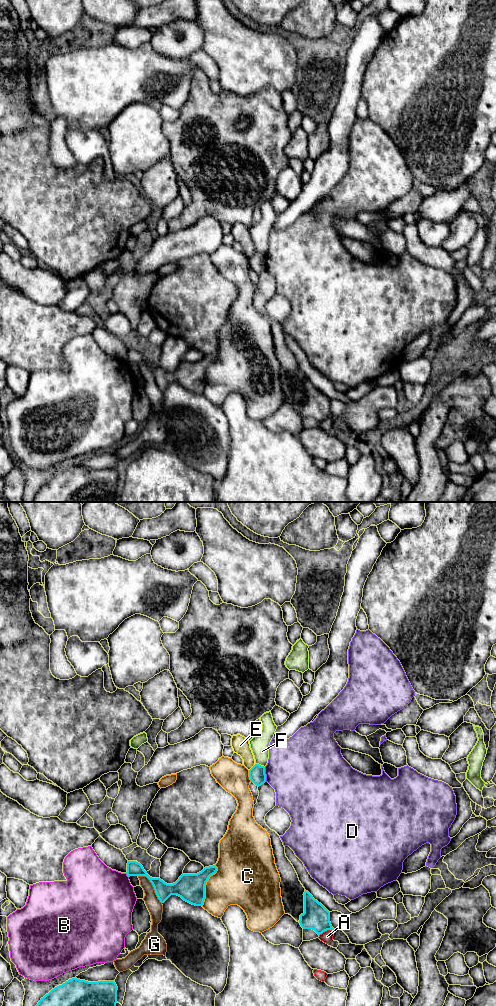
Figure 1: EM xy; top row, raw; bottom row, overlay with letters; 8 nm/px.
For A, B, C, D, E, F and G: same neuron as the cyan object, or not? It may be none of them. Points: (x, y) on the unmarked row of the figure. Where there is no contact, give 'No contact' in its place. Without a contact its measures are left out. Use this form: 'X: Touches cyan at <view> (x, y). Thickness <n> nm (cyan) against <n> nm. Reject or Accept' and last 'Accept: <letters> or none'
A: Touches cyan at xy (326, 418). Thickness 200 nm (cyan) against 90 nm. Reject
B: Touches cyan at xy (127, 363). Thickness 120 nm (cyan) against 460 nm. Reject
C: Touches cyan at xy (205, 372). Thickness 220 nm (cyan) against 360 nm. Reject
D: Touches cyan at xy (265, 262). Thickness 130 nm (cyan) against 460 nm. Reject
E: Touches cyan at xy (252, 255). Thickness 130 nm (cyan) against 140 nm. Reject
F: Touches cyan at xy (260, 253). Thickness 130 nm (cyan) against 160 nm. Reject
G: Touches cyan at xy (153, 374). Thickness 170 nm (cyan) against 120 nm. Reject
Accept: none

